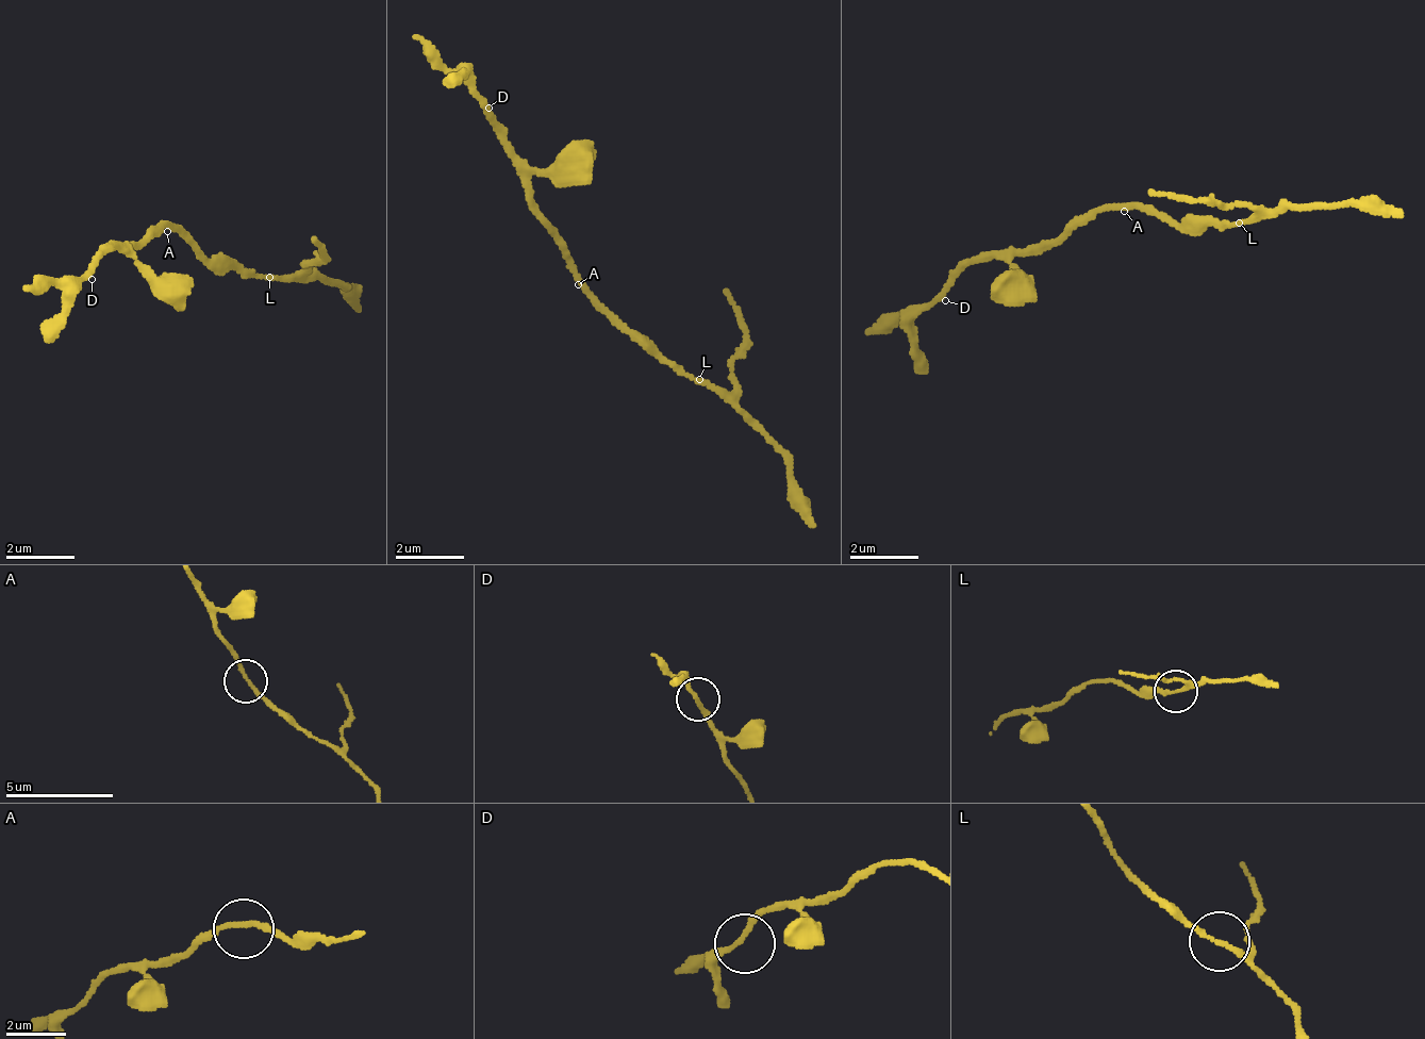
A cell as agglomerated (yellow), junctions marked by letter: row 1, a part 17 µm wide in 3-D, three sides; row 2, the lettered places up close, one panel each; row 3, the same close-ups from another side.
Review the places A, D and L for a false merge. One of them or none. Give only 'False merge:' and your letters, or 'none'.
False merge: L

